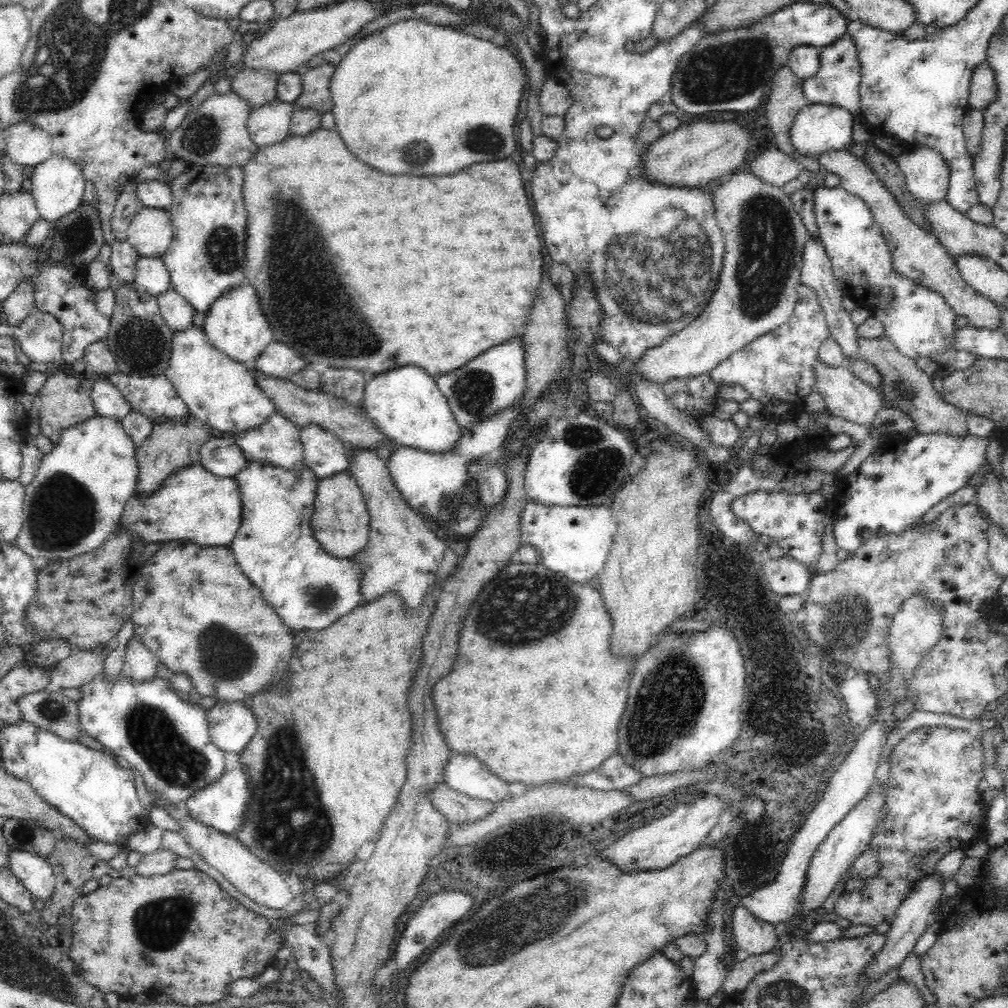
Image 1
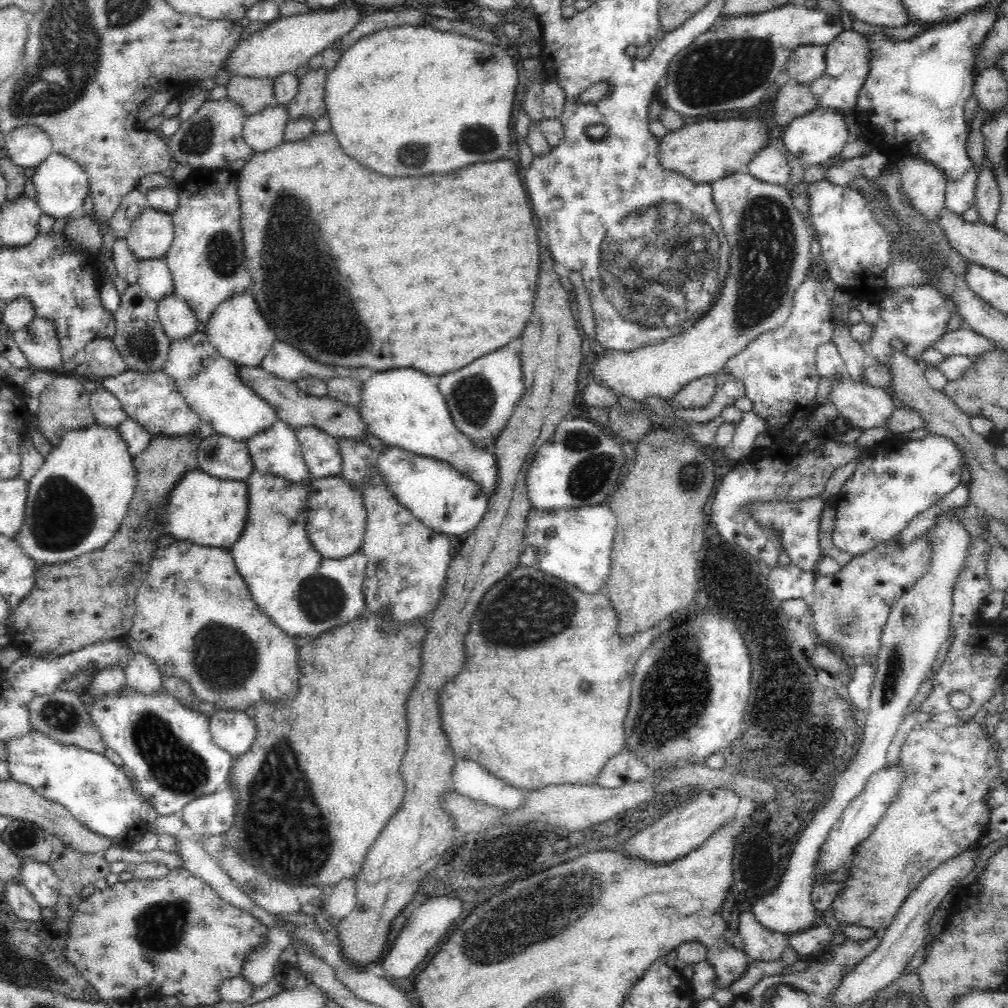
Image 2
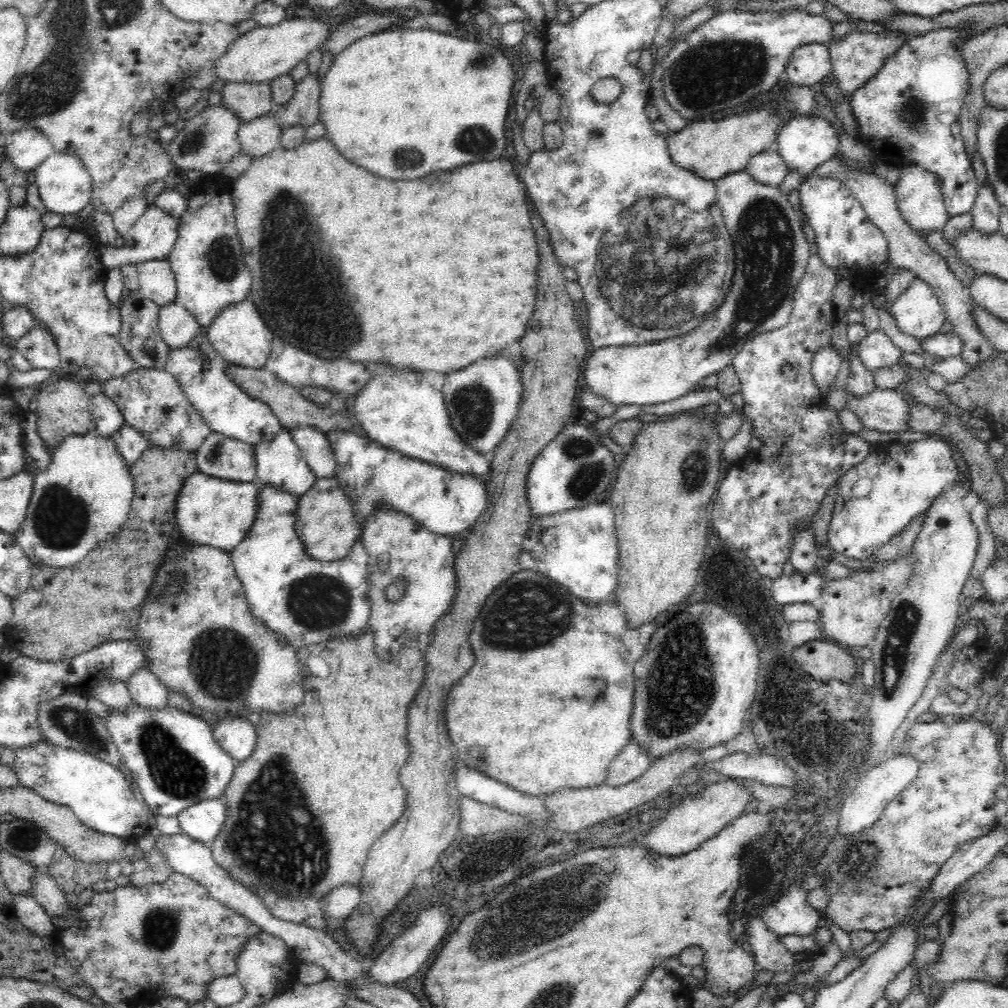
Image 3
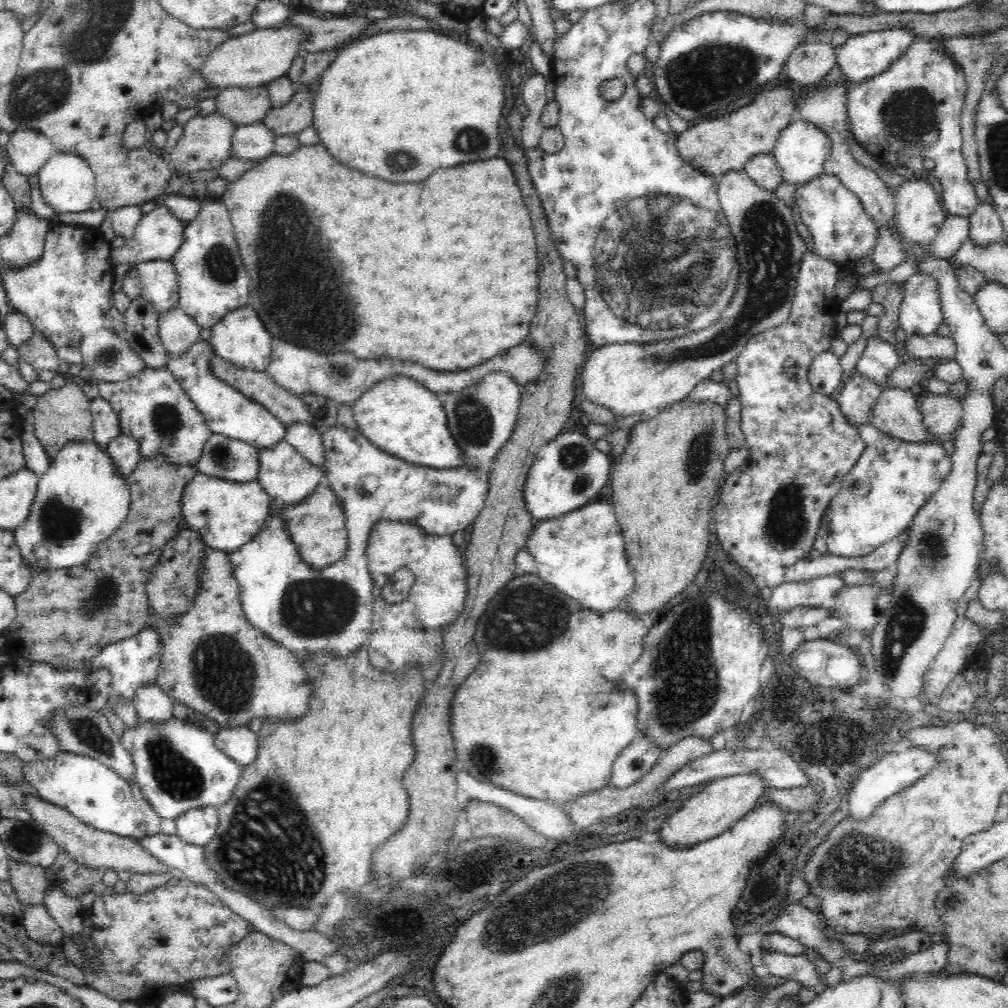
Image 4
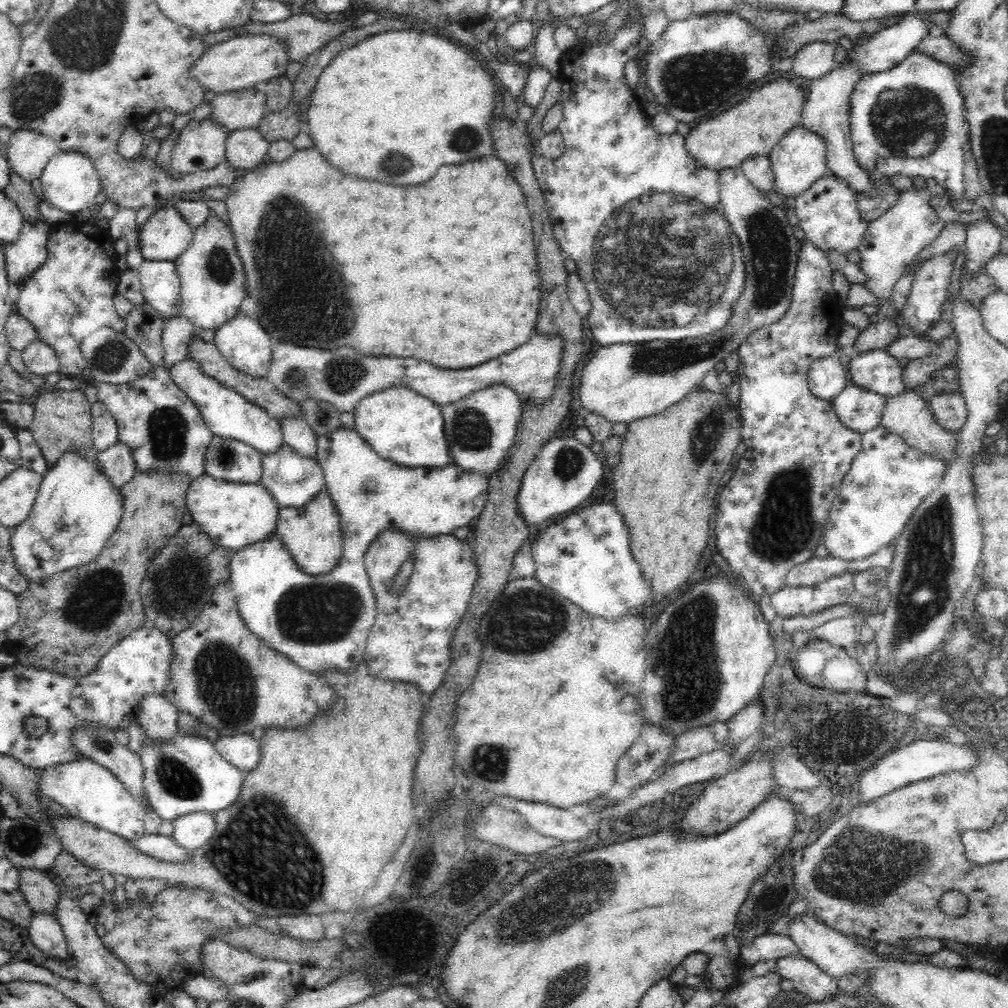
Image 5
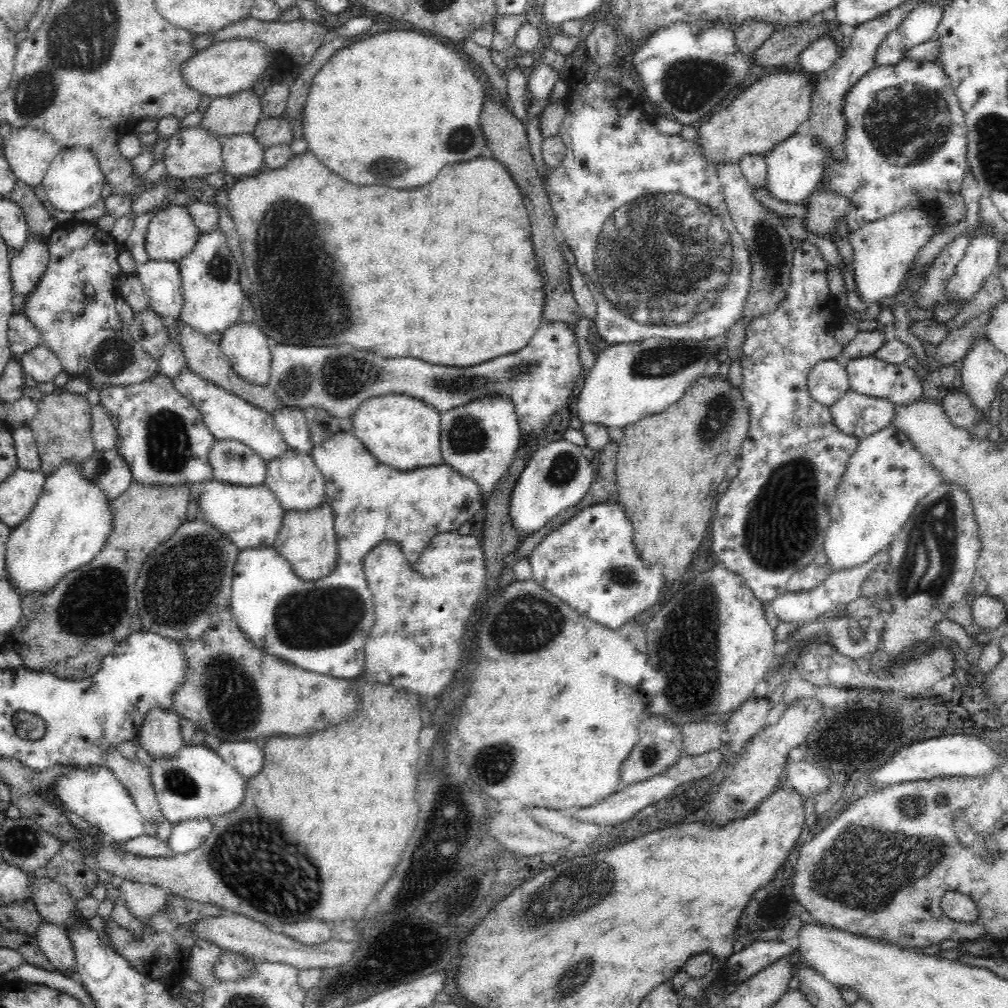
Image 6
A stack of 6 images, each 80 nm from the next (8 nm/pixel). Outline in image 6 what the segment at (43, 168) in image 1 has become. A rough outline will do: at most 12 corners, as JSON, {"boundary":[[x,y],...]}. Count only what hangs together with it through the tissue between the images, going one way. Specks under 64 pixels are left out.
{"boundary":[[88,147],[61,149],[42,180],[56,210],[80,212],[106,177]]}

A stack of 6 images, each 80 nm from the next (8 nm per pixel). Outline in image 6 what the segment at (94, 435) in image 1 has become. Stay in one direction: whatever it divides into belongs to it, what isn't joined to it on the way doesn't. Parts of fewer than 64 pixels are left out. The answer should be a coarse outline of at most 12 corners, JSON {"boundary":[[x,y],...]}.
{"boundary":[[72,463],[11,529],[6,580],[44,596],[103,549],[112,509]]}

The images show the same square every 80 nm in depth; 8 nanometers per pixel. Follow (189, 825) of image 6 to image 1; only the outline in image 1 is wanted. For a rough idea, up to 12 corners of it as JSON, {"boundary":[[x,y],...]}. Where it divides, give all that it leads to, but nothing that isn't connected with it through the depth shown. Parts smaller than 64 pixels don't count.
{"boundary":[[244,767],[184,804],[202,825],[227,835],[242,826],[250,800]]}

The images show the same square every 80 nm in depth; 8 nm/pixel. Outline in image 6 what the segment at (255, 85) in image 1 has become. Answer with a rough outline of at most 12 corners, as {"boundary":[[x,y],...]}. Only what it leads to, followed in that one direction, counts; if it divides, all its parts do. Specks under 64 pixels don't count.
{"boundary":[[250,89],[211,99],[200,126],[225,139],[254,133],[261,98]]}

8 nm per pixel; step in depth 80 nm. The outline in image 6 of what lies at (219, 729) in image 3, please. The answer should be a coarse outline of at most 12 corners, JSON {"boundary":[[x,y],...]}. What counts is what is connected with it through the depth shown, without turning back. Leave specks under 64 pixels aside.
{"boundary":[[226,741],[217,752],[246,780],[264,766],[254,741]]}

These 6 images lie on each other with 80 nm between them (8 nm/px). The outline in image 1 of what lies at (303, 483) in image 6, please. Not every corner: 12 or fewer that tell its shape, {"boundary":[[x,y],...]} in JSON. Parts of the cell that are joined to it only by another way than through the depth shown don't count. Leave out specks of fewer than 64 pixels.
{"boundary":[[275,411],[231,437],[250,462],[301,471],[300,429]]}

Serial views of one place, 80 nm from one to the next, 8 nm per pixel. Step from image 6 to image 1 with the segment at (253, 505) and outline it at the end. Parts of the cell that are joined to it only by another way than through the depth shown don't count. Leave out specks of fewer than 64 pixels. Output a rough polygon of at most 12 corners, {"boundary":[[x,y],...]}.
{"boundary":[[198,462],[120,525],[148,543],[229,547],[241,525],[235,479]]}

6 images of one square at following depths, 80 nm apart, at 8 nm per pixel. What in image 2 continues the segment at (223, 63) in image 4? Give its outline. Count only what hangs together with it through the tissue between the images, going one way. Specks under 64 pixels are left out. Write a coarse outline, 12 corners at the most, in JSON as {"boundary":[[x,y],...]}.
{"boundary":[[358,7],[280,17],[239,39],[230,76],[294,73],[350,32]]}

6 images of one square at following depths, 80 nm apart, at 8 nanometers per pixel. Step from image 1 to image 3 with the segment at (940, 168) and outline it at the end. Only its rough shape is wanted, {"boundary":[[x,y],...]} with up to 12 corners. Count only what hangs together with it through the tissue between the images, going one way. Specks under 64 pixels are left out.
{"boundary":[[902,168],[894,187],[902,221],[921,238],[949,216],[934,174]]}

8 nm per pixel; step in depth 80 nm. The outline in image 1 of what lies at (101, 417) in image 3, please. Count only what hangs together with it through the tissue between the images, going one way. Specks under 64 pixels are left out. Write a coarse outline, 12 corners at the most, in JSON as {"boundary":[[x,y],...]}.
{"boundary":[[99,379],[90,391],[96,416],[121,421],[128,401]]}

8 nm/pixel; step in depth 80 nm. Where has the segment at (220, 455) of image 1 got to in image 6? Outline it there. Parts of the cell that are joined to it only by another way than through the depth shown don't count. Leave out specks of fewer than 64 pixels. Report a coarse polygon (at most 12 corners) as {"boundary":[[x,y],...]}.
{"boundary":[[215,441],[215,479],[265,483],[266,461],[238,441]]}

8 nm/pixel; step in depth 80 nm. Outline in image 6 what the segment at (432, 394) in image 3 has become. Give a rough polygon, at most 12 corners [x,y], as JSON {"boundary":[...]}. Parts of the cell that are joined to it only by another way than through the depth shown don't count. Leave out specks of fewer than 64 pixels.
{"boundary":[[369,398],[352,434],[394,470],[442,465],[440,413]]}

